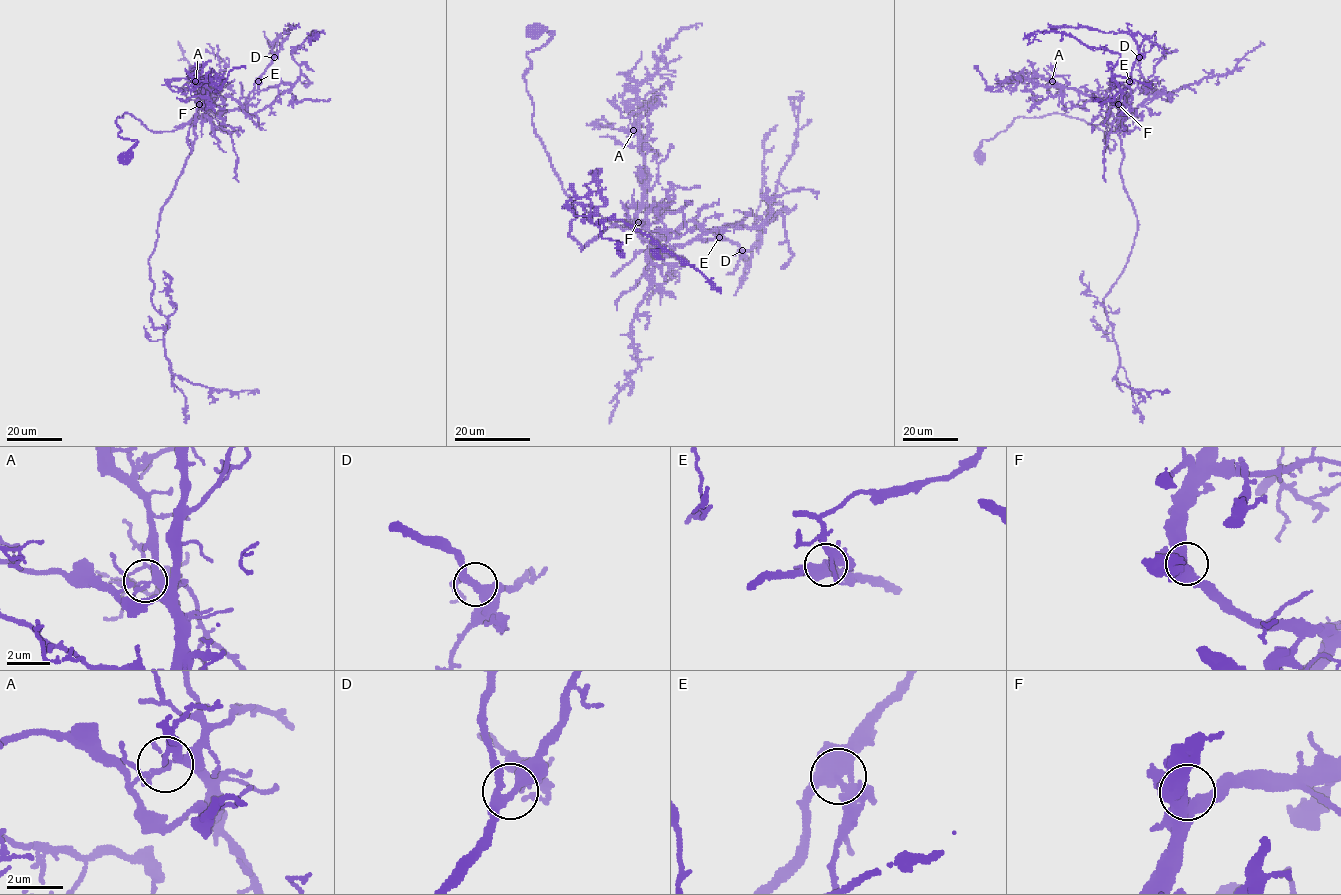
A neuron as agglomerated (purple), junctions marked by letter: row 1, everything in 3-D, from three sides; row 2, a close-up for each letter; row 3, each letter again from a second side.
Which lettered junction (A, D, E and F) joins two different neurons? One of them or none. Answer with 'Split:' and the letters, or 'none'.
Split: E

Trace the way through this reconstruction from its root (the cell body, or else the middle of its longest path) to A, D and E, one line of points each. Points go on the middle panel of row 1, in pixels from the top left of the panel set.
A: (536, 30), (552, 35), (527, 54), (534, 132), (562, 190), (588, 211), (636, 221), (645, 164), (633, 130)
D: (536, 30), (552, 35), (524, 79), (562, 190), (652, 244), (742, 250)
E: (536, 30), (552, 35), (527, 54), (524, 79), (562, 190), (658, 246), (719, 237)

